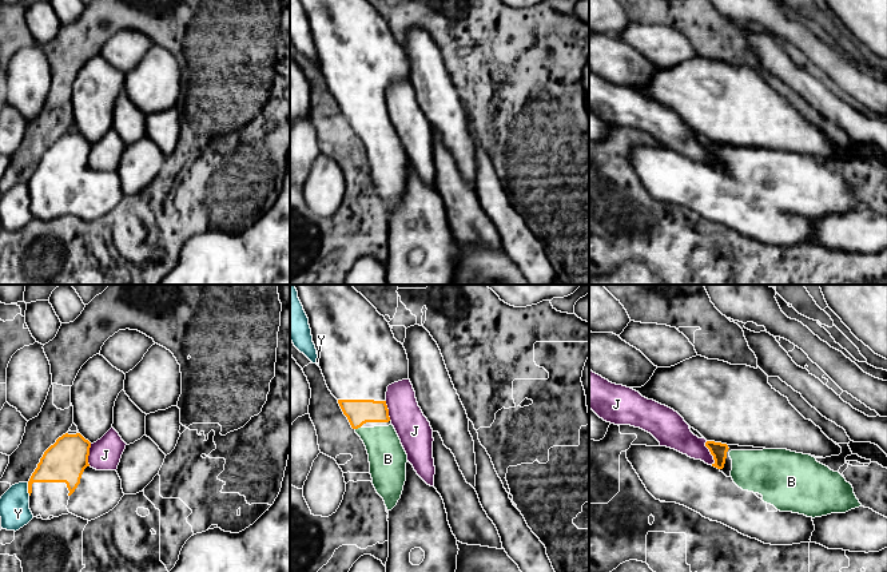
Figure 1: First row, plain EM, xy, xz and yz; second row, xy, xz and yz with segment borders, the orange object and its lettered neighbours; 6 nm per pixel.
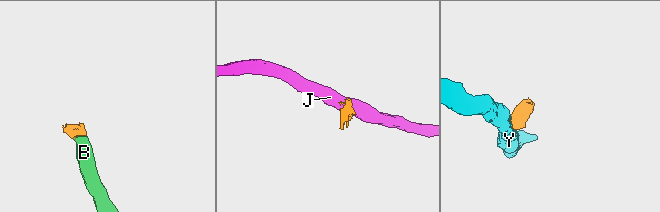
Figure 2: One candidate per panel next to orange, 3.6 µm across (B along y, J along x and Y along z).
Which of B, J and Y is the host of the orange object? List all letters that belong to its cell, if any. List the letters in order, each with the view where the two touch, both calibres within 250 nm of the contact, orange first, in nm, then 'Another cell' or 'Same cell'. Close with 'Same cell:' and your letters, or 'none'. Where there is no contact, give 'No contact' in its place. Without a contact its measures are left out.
B: Touches orange in xz. Thickness 160 nm (orange) against 220 nm. Same cell
J: Touches orange in yz. Thickness 100 nm (orange) against 190 nm. Another cell
Y: Touches orange in xy. Thickness 240 nm (orange) against 180 nm. Another cell
Same cell: B

